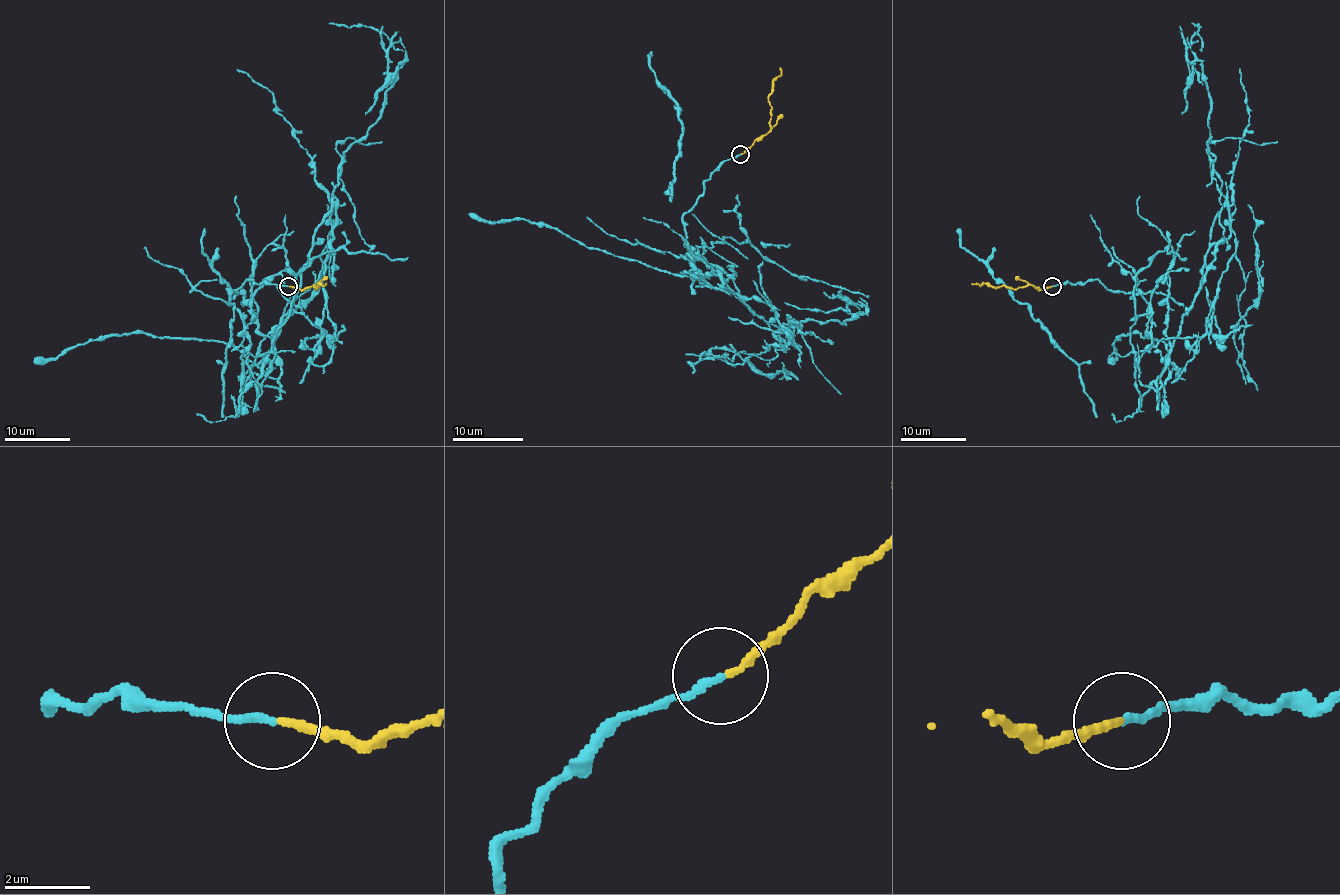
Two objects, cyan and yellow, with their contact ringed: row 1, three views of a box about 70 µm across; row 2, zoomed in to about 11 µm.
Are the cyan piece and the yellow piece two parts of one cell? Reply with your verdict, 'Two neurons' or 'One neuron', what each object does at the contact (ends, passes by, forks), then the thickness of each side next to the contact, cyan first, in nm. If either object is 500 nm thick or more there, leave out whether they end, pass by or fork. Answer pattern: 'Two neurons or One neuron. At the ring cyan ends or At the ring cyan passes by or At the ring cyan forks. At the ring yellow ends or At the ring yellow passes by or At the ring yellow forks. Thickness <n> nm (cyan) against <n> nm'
Two neurons. At the ring cyan ends. At the ring yellow ends. Thickness 190 nm (cyan) against 170 nm

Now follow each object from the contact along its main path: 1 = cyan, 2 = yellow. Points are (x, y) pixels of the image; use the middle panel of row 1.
1: (741, 154), (683, 216), (691, 267), (792, 343), (737, 355), (765, 374), (781, 362)
2: (741, 154), (770, 130), (769, 96), (774, 81), (781, 73), (779, 66)

